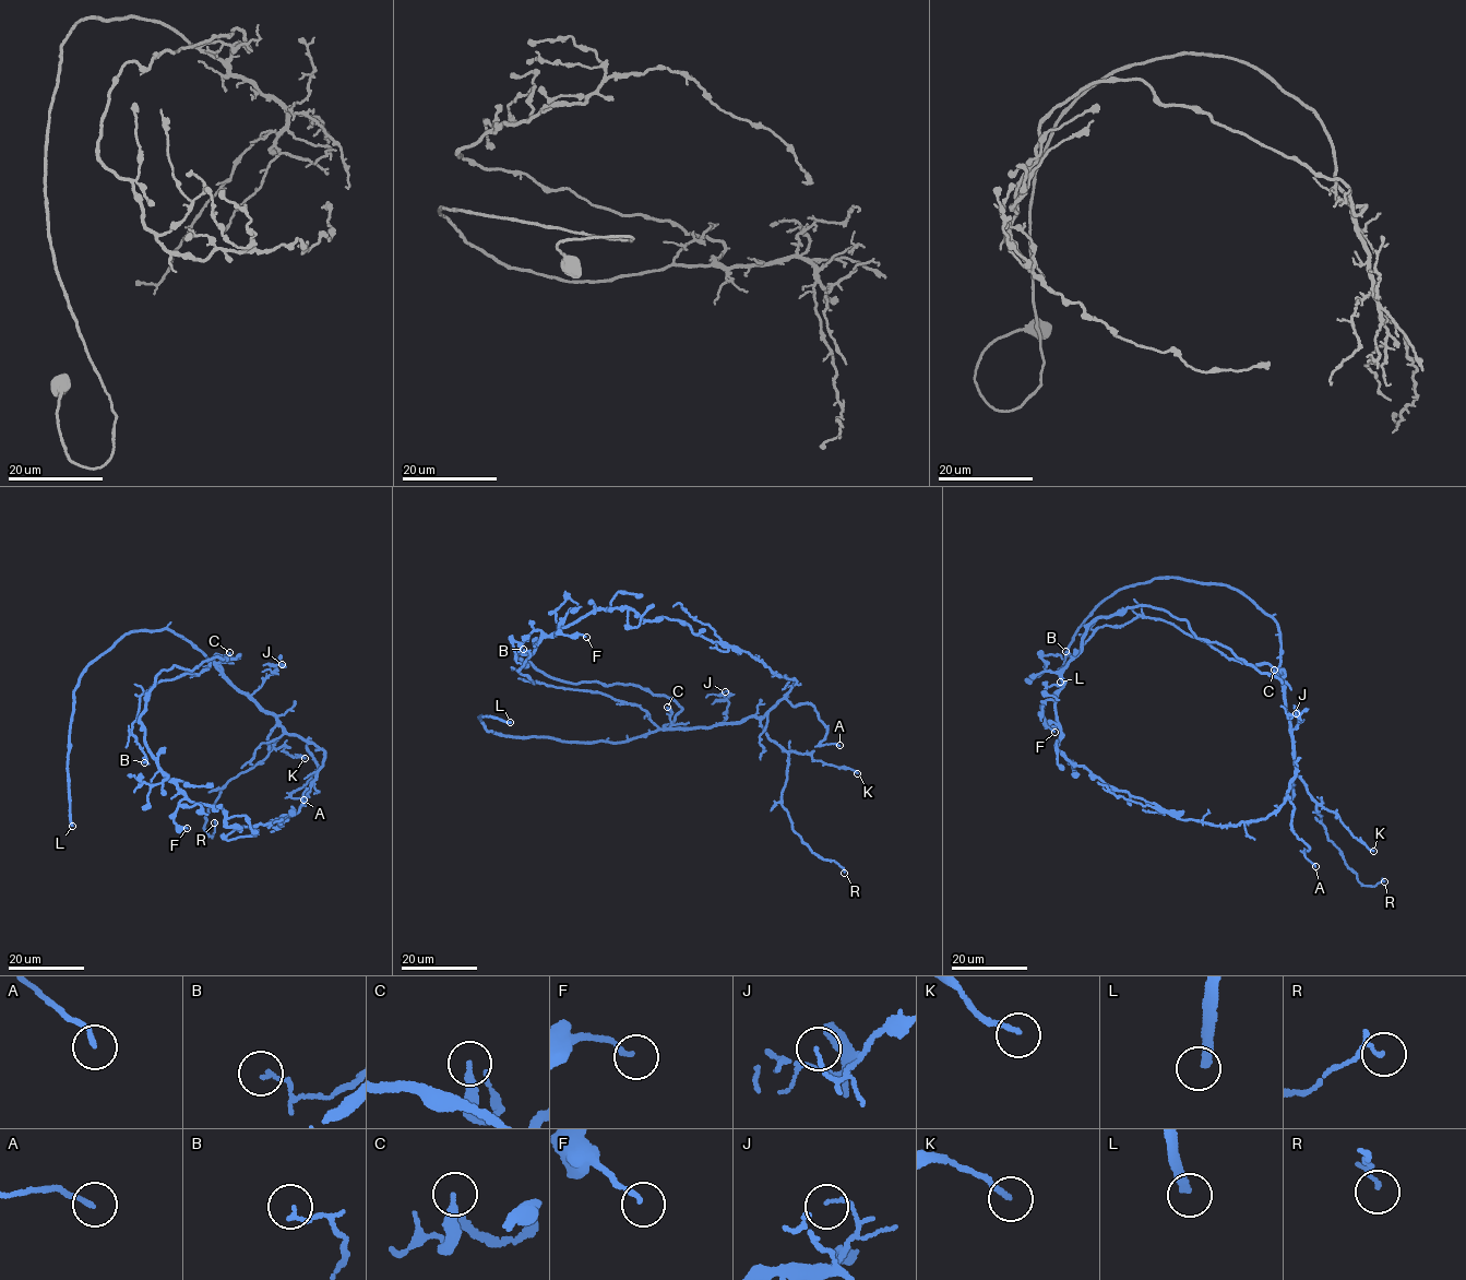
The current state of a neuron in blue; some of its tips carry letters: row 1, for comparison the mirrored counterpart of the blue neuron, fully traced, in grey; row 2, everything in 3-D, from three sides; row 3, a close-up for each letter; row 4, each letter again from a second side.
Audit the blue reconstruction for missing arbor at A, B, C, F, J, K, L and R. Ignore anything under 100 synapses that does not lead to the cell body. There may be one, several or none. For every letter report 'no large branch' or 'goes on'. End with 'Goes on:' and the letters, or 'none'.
A: no large branch
B: no large branch
C: no large branch
F: no large branch
J: no large branch
K: no large branch
L: goes on
R: no large branch
Goes on: L

